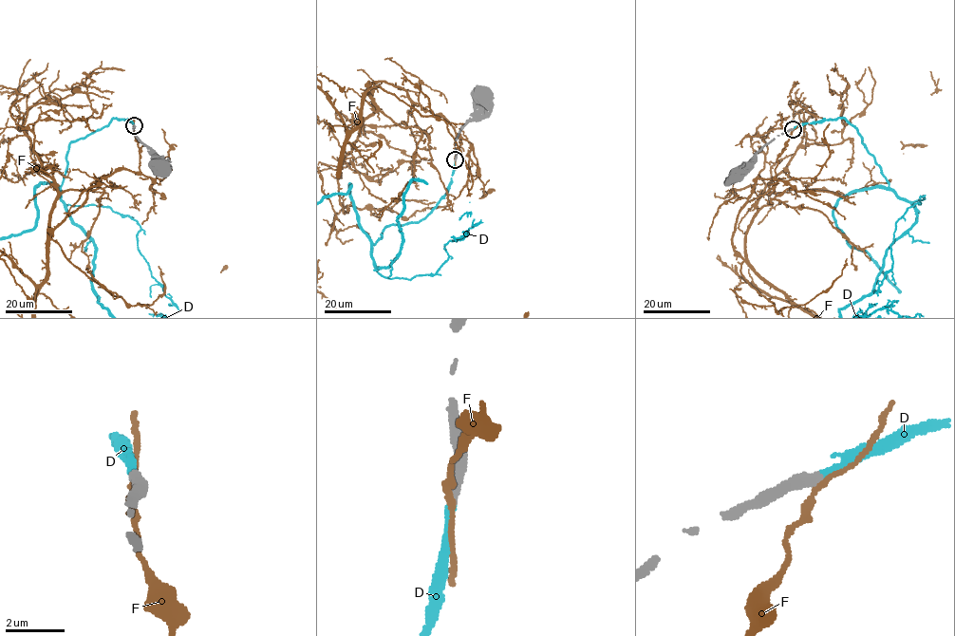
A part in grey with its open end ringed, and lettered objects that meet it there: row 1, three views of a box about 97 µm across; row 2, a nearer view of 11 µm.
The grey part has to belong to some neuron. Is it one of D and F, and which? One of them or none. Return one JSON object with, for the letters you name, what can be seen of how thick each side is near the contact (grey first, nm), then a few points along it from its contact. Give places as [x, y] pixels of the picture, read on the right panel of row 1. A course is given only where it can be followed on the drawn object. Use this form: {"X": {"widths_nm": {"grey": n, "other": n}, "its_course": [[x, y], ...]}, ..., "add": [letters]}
{"D": {"widths_nm": {"grey": 400, "other": 170}}, "add": ["D"]}

